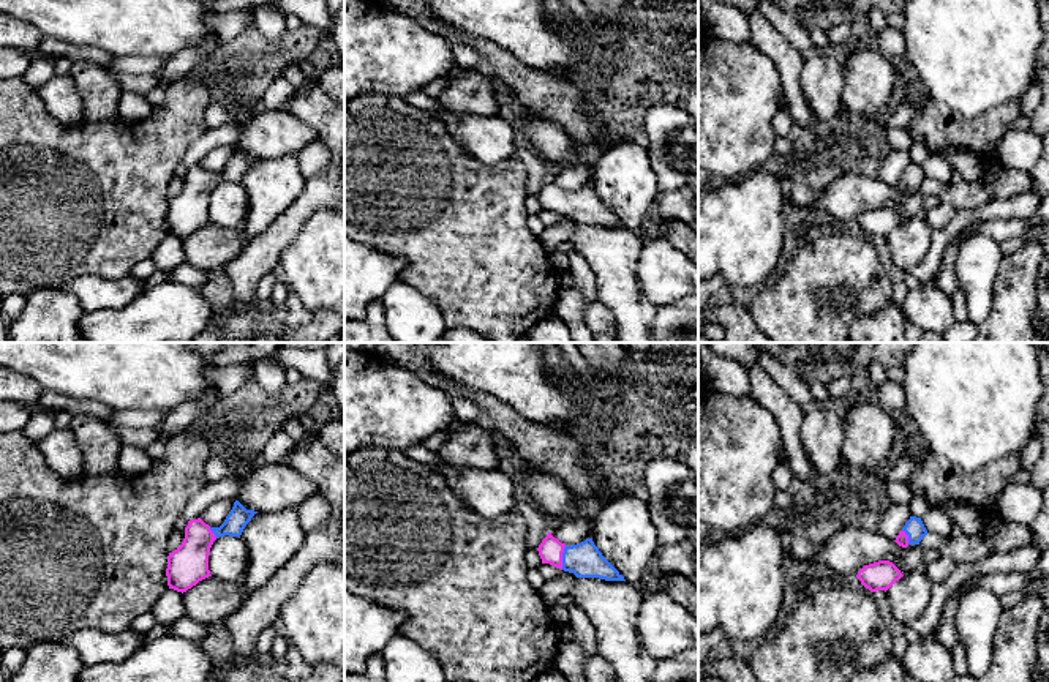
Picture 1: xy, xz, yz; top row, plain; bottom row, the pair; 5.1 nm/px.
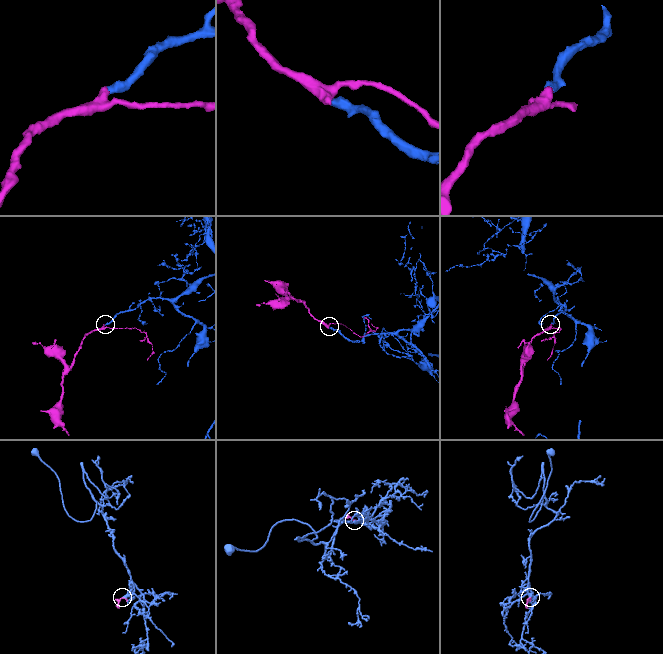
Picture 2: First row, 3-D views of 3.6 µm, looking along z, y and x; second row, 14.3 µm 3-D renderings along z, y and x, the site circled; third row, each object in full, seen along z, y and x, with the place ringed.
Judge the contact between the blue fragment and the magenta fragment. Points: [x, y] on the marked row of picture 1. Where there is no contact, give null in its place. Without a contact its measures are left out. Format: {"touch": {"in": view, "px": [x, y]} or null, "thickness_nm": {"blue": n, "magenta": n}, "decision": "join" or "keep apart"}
{"touch": {"in": "xz", "px": [563, 558]}, "thickness_nm": {"blue": 180, "magenta": 120}, "decision": "join"}

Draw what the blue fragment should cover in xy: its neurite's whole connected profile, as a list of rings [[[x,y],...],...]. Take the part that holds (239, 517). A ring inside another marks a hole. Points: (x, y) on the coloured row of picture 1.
[[[239,500],[220,527],[210,527],[201,518],[188,521],[182,545],[167,556],[167,586],[177,592],[186,592],[199,581],[212,576],[209,553],[220,537],[240,537],[245,526],[258,512],[246,510]]]

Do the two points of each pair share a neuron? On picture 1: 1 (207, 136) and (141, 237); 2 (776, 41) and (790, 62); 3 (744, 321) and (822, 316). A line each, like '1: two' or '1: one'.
1: two
2: one
3: two

